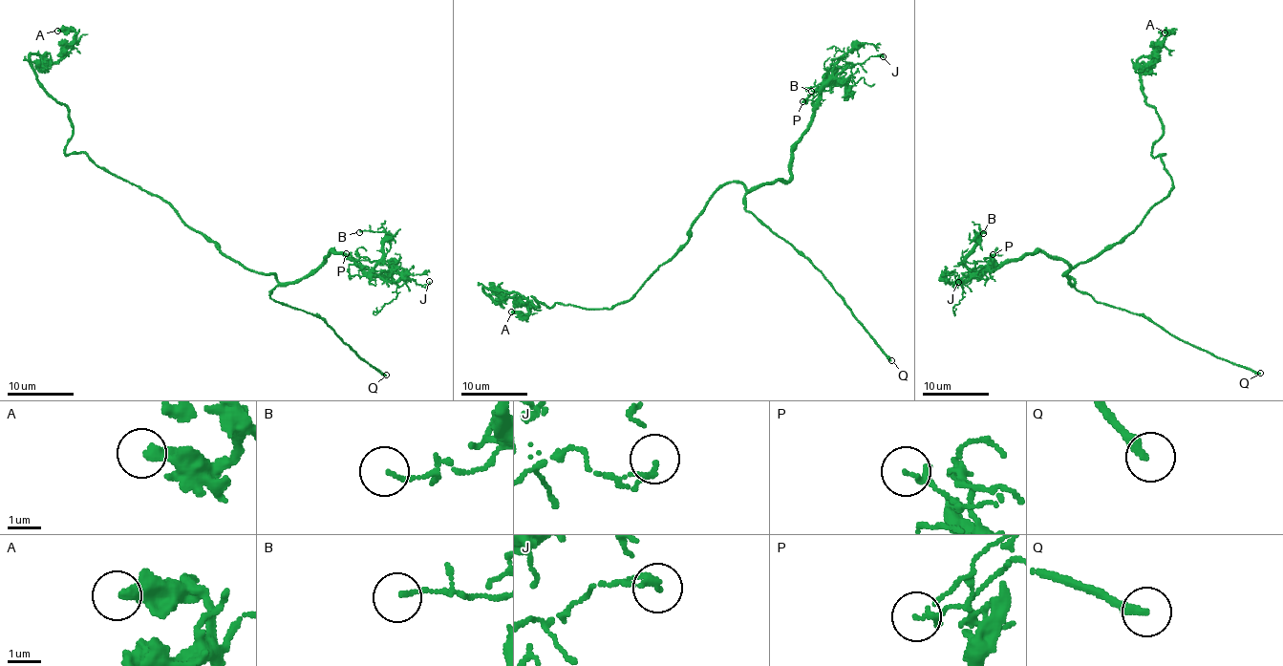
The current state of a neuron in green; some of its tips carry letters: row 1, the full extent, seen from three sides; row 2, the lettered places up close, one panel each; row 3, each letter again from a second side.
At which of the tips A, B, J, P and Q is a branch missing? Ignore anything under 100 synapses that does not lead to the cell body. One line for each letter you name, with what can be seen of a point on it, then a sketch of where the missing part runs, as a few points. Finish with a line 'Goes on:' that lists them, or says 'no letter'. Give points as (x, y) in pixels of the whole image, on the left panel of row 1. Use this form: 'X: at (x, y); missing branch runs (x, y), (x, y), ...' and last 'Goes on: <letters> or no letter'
Q: at (386, 375); missing branch runs (386, 375), (392, 378), (417, 377), (421, 370), (429, 372)
Goes on: Q

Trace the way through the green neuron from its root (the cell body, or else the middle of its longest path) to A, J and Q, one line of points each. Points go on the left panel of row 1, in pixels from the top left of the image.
A: (202, 235), (159, 197), (84, 153), (65, 153), (71, 118), (37, 78), (75, 37), (57, 31)
J: (202, 235), (228, 258), (279, 282), (305, 279), (332, 250), (400, 286), (429, 281)
Q: (202, 235), (251, 270), (273, 274), (277, 284), (270, 295), (273, 299), (318, 314), (357, 356), (386, 375)

